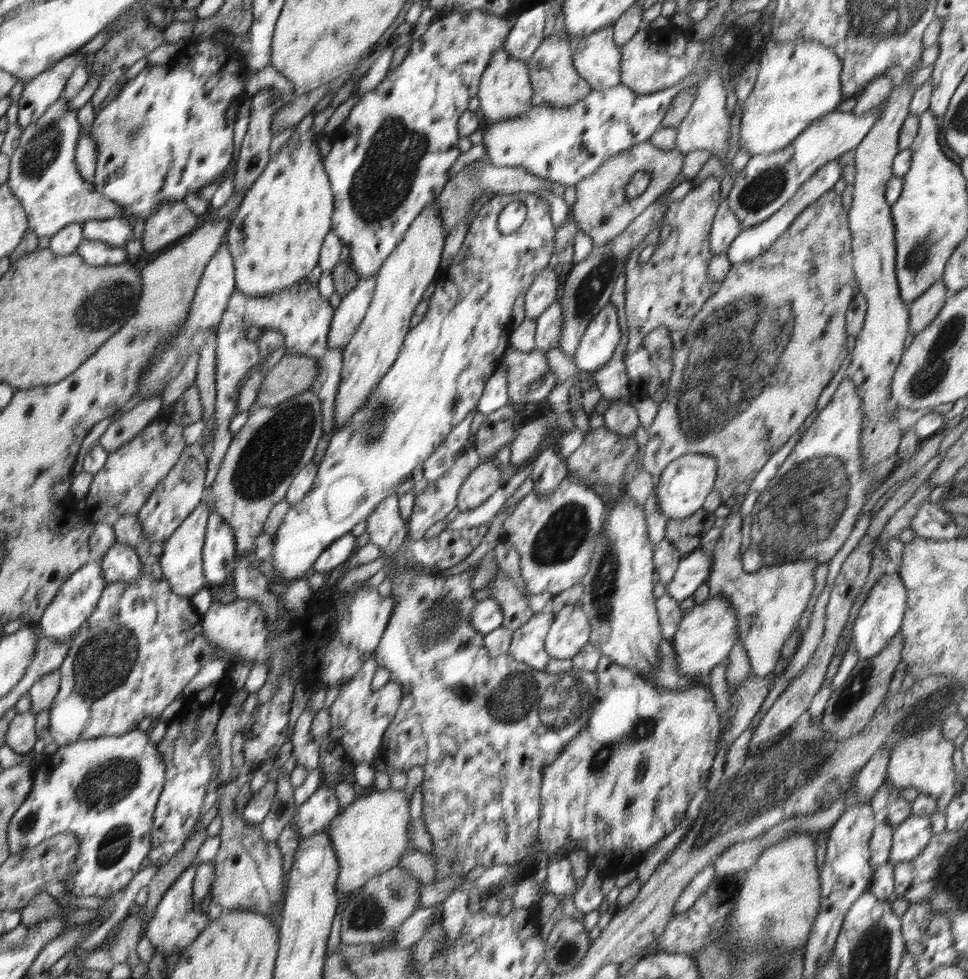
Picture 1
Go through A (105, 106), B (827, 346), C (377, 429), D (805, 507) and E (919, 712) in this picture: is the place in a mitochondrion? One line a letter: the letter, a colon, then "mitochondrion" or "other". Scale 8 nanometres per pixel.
A: other
B: other
C: mitochondrion
D: mitochondrion
E: mitochondrion

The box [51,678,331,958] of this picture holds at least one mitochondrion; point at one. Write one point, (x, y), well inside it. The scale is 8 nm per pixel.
(105, 784)

